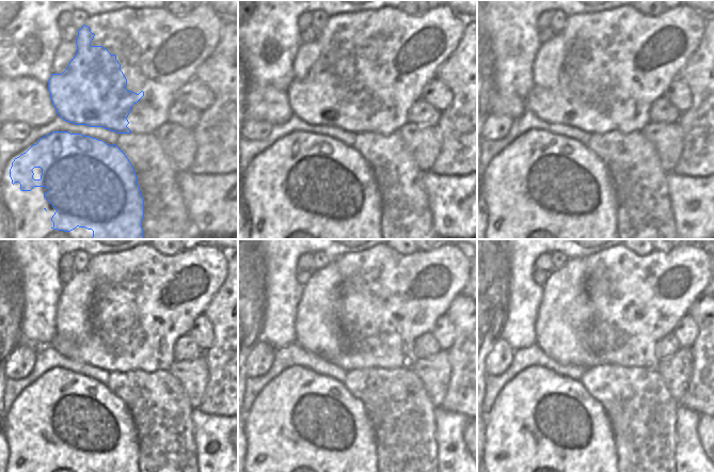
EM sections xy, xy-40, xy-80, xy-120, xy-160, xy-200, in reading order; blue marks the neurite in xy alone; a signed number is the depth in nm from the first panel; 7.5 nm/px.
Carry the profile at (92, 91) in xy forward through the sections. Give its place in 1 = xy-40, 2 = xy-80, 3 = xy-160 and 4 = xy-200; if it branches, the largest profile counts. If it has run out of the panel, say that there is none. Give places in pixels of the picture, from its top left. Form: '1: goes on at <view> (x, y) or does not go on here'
1: goes on at xy-40 (333, 94)
2: goes on at xy-80 (578, 100)
3: goes on at xy-160 (351, 312)
4: goes on at xy-200 (599, 342)

